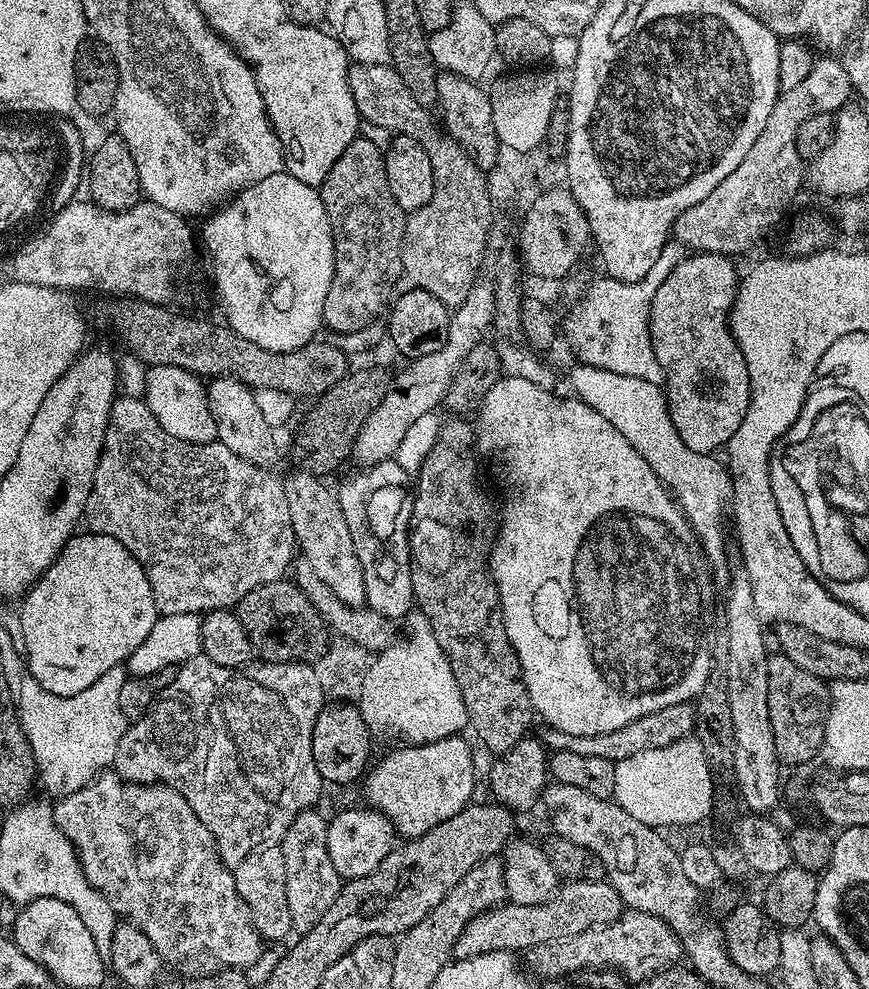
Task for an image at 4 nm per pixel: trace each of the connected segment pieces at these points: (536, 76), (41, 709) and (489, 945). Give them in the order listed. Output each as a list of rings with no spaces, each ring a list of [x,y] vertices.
[[[516,70],[513,76],[504,76],[490,87],[494,130],[501,145],[511,149],[532,151],[541,147],[546,138],[546,126],[550,126],[550,114],[554,114],[560,88],[548,72],[540,70]]]
[[[123,667],[111,668],[106,670],[106,674],[102,674],[102,678],[98,678],[98,682],[94,682],[94,686],[82,690],[82,694],[73,696],[59,696],[50,690],[42,690],[42,686],[38,686],[38,682],[31,678],[24,678],[20,688],[18,684],[20,725],[34,754],[39,783],[44,783],[49,797],[69,796],[82,790],[115,761],[118,742],[126,727],[122,710],[118,710],[118,693],[122,691],[122,682],[125,679],[126,672]]]
[[[607,879],[569,880],[561,883],[558,894],[551,896],[545,904],[518,906],[505,902],[499,908],[478,914],[466,926],[466,930],[458,934],[458,942],[454,942],[452,955],[457,960],[465,960],[491,952],[524,954],[539,944],[554,944],[568,940],[591,928],[614,922],[623,911],[624,904]]]

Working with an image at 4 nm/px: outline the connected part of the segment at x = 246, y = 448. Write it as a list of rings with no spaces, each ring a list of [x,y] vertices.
[[[234,376],[213,379],[207,385],[207,390],[210,410],[216,423],[216,440],[251,464],[272,466],[276,460],[276,440],[272,437],[274,428],[262,416],[262,410],[258,408],[256,401],[256,392]]]

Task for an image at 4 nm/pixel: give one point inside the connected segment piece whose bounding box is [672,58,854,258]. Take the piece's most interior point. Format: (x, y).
(748, 201)

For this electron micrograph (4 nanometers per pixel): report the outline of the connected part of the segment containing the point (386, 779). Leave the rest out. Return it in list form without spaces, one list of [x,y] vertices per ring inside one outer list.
[[[443,736],[430,740],[427,744],[394,749],[389,756],[382,757],[380,761],[377,759],[376,769],[374,764],[363,777],[367,807],[381,812],[401,837],[426,834],[434,830],[438,822],[454,818],[454,814],[473,803],[476,764],[472,761],[472,748],[460,736]]]

